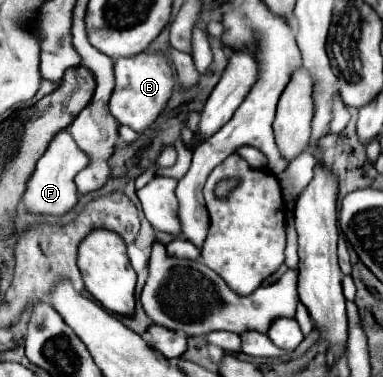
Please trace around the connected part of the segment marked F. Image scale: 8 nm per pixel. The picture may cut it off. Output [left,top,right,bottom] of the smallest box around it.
[23,129,89,217]

